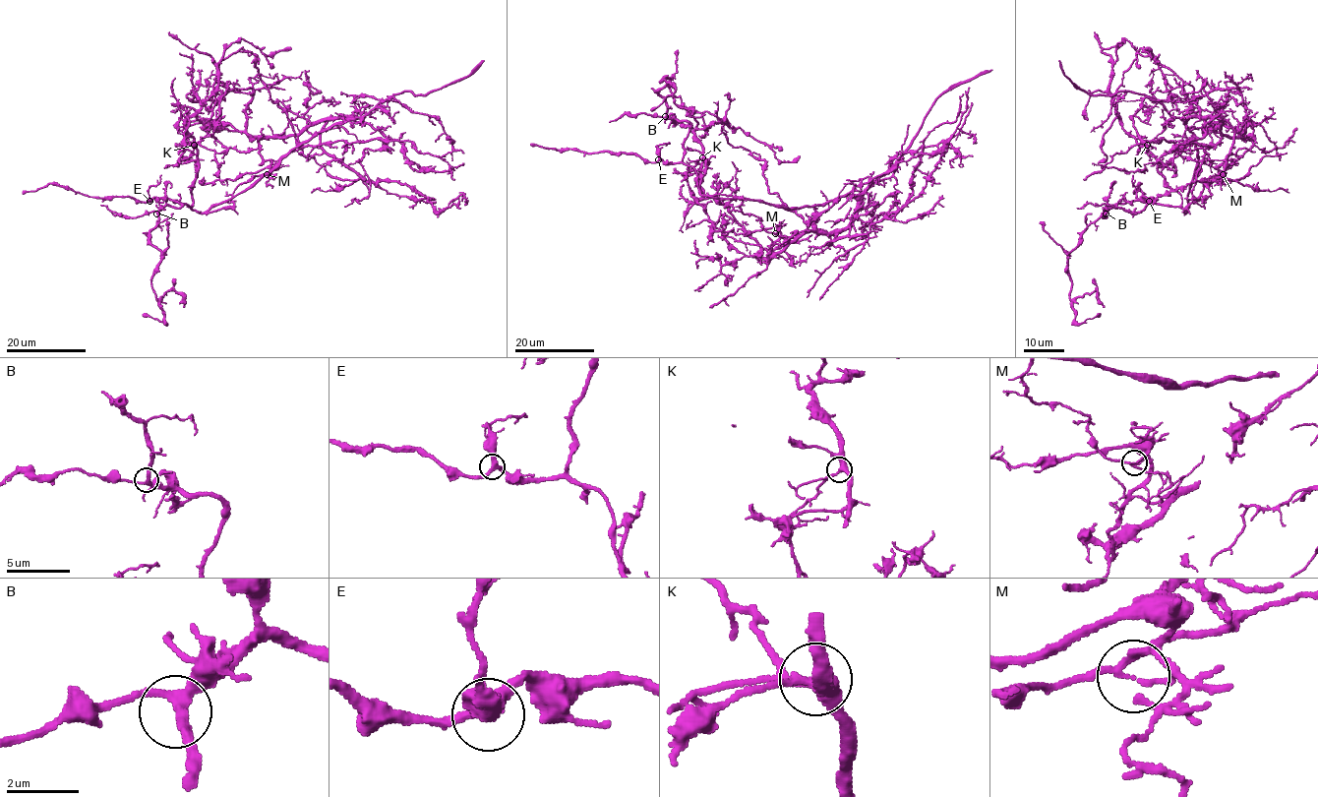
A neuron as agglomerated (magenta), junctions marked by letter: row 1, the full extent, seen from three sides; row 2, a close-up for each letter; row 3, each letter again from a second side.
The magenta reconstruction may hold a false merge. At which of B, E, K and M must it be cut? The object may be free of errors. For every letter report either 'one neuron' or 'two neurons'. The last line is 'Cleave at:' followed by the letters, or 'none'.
B: one neuron
E: one neuron
K: one neuron
M: one neuron
Cleave at: none

